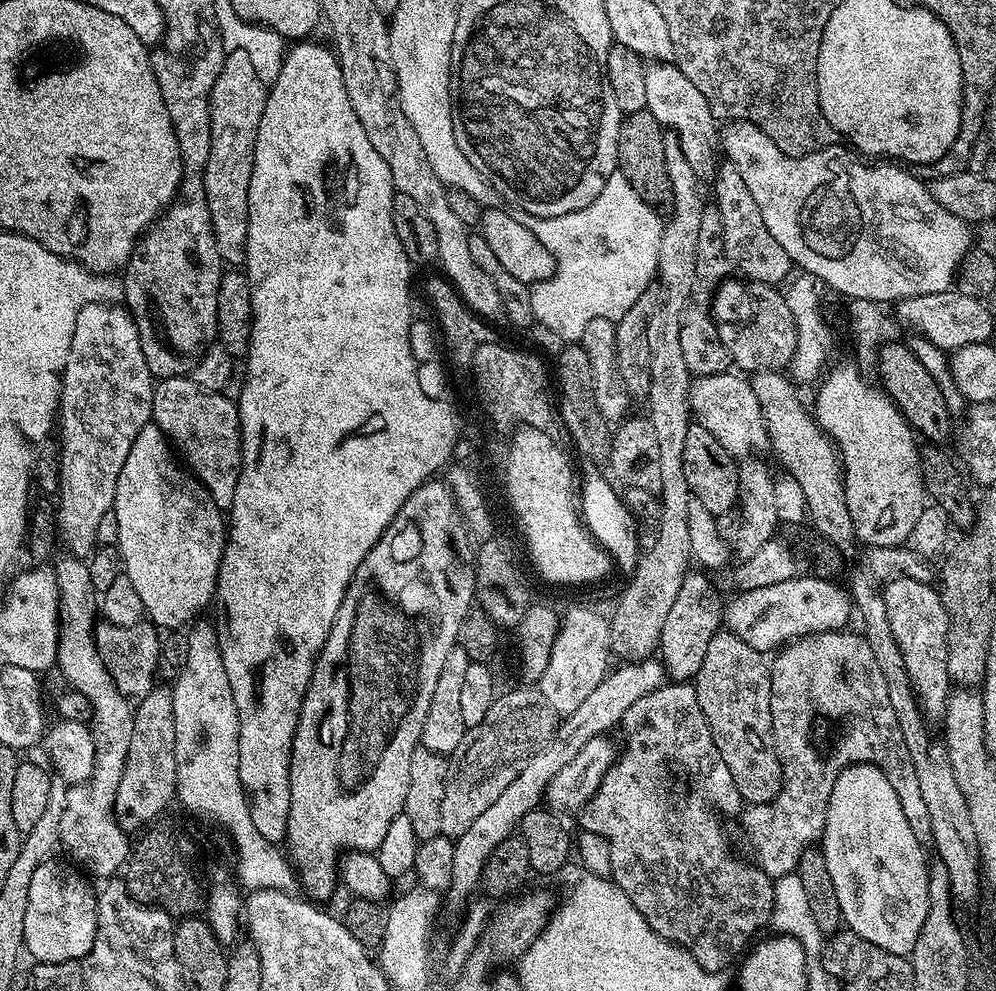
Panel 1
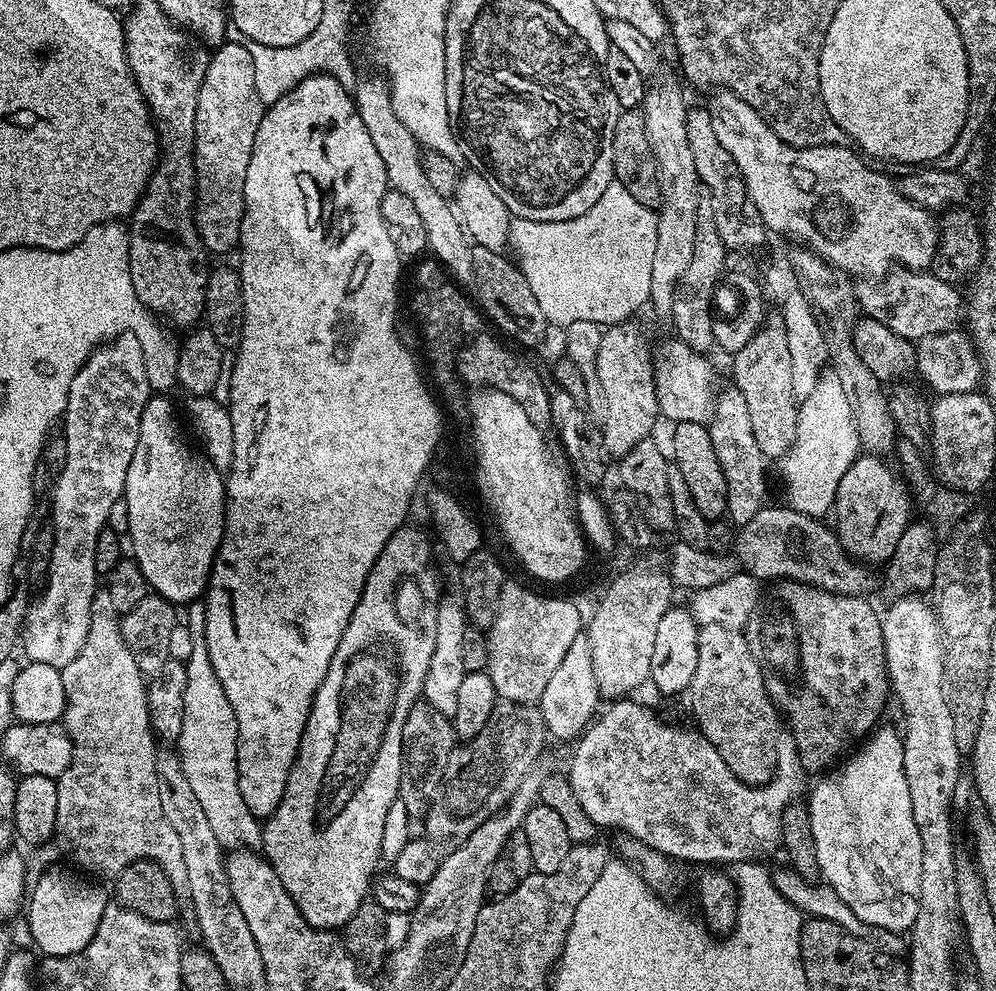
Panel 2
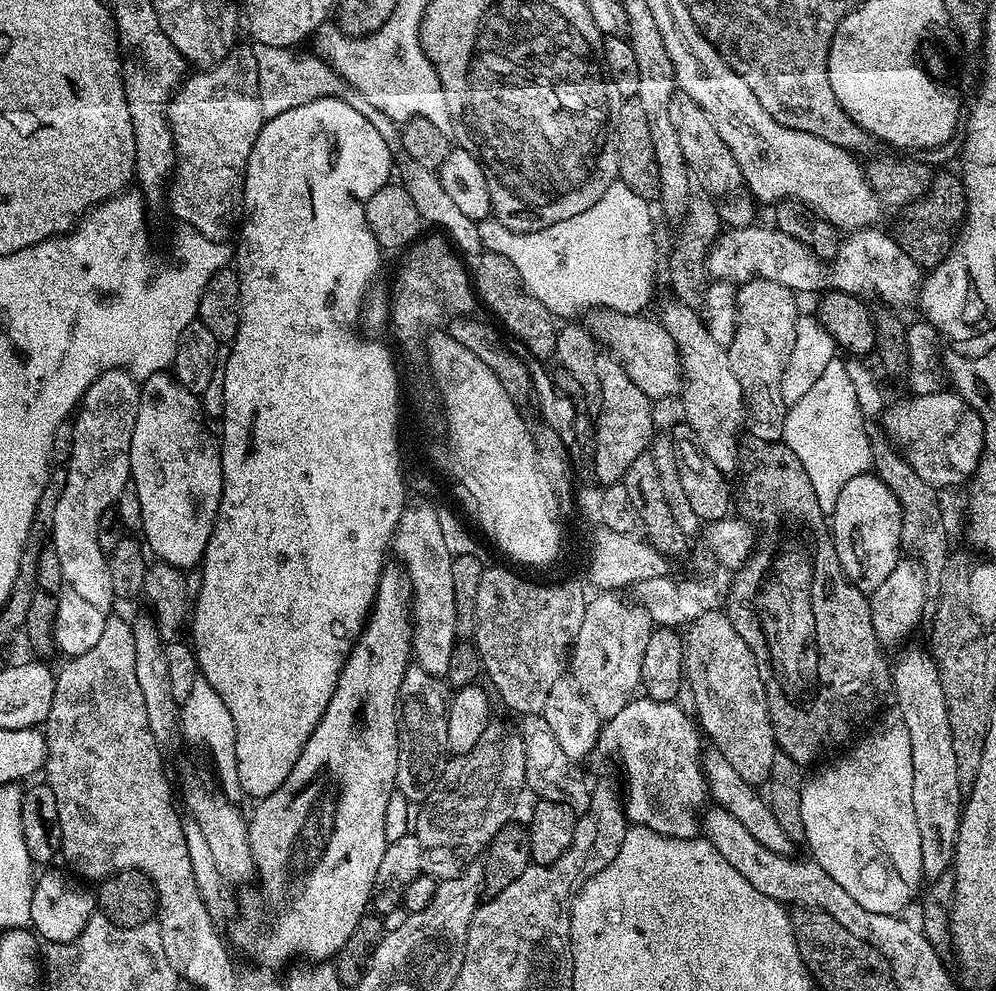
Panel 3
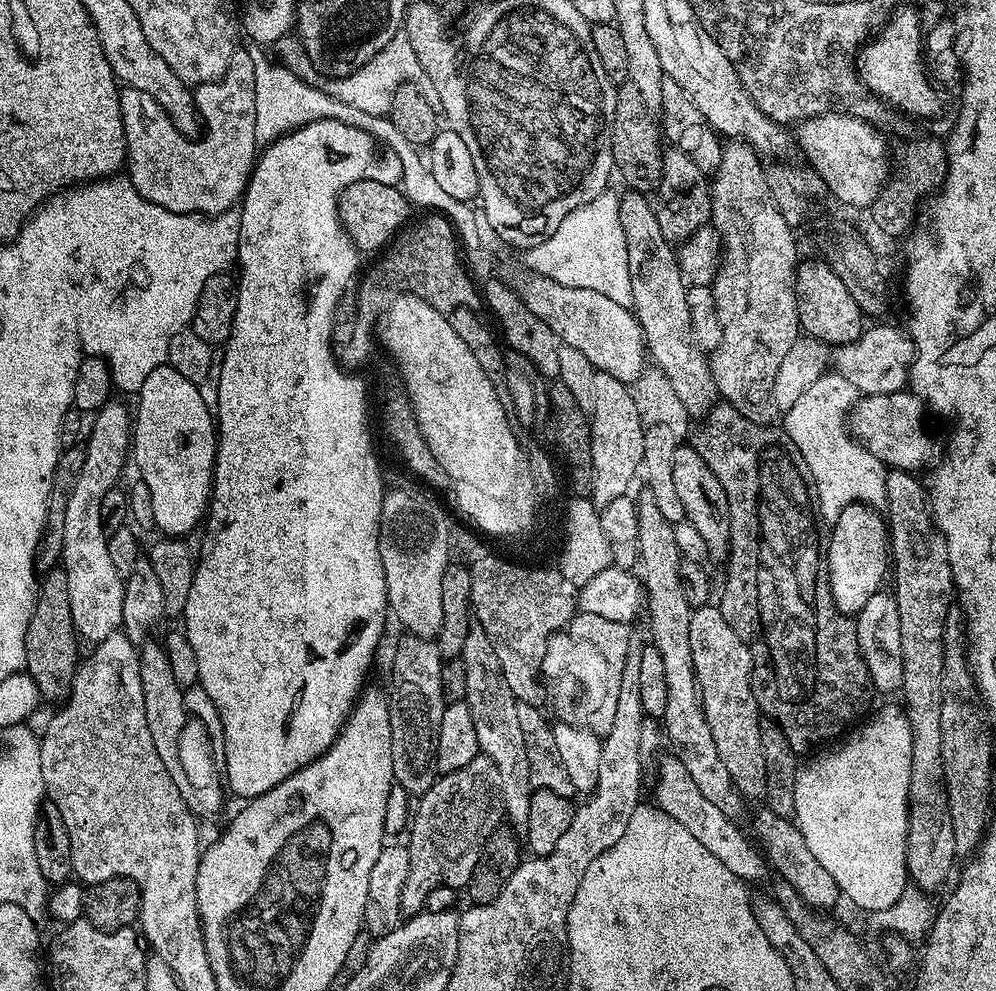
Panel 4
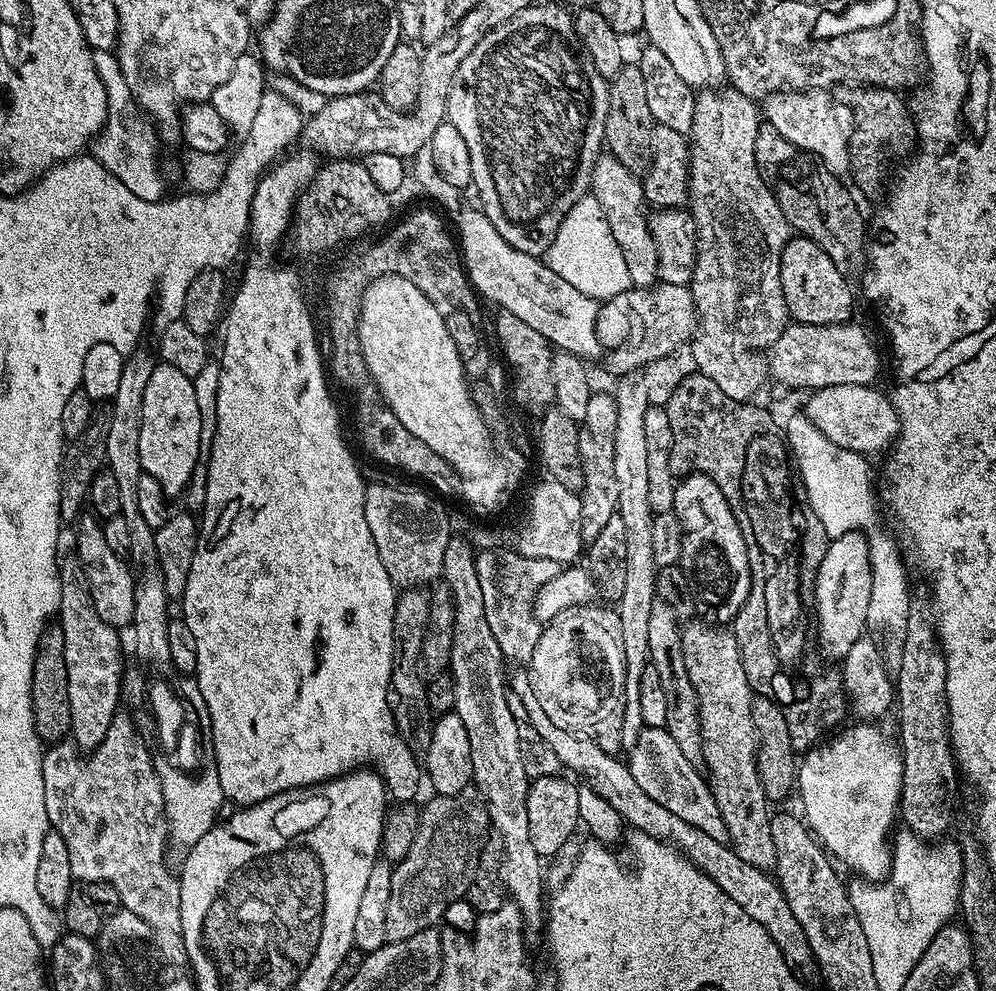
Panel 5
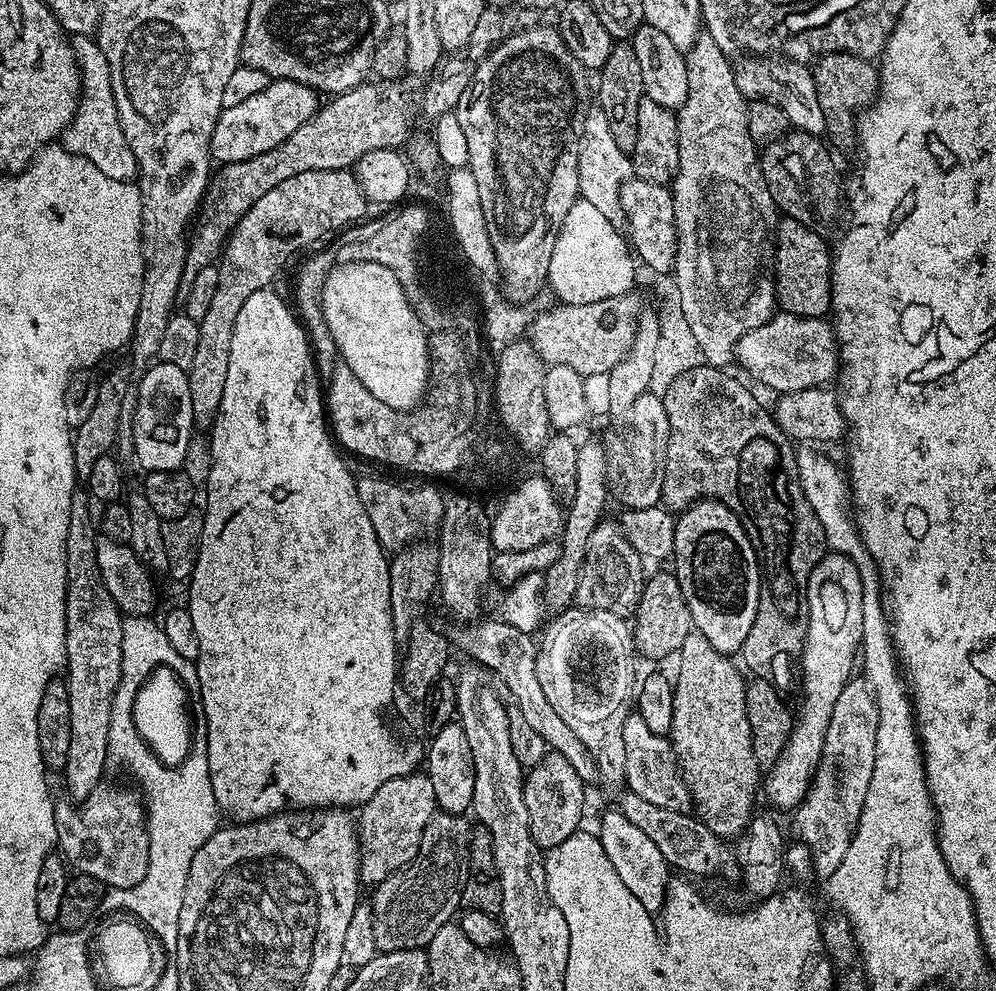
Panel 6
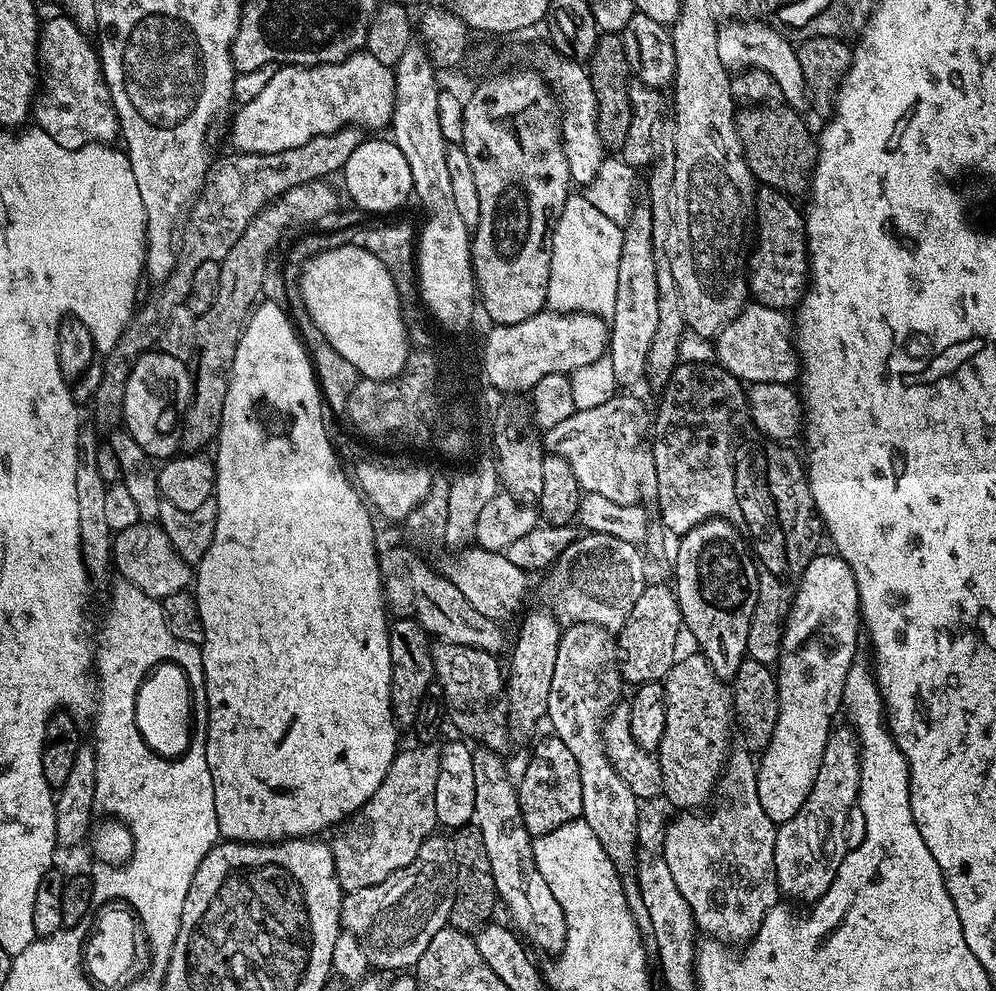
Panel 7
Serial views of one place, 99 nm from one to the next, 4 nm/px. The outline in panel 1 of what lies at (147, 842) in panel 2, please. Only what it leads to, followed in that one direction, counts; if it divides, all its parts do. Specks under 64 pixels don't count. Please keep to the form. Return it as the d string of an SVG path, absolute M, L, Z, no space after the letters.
M71 554L65 557L65 560L54 568L60 591L60 641L56 651L56 664L61 674L68 679L67 687L84 695L93 708L90 727L96 757L90 778L81 784L71 785L66 794L66 810L62 810L60 823L60 848L68 851L73 856L71 859L85 873L93 872L96 876L112 878L123 869L130 855L129 833L123 832L116 824L112 807L130 750L134 708L129 697L123 696L116 689L116 683L108 673L108 665L100 657L96 645L98 593L94 582L90 582L87 563Z

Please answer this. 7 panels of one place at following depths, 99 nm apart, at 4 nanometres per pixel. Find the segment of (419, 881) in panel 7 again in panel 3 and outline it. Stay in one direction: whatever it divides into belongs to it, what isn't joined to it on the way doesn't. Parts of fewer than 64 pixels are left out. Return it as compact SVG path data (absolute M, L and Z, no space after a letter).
M490 722L486 730L482 730L482 738L478 738L474 750L466 750L466 754L449 759L432 792L419 805L420 813L417 816L415 813L414 835L424 848L422 866L424 872L436 877L437 881L448 880L468 867L487 849L494 834L498 834L502 826L513 823L516 799L519 798L520 791L525 791L526 750L522 746L520 733L513 725L511 728L508 724L496 723Z

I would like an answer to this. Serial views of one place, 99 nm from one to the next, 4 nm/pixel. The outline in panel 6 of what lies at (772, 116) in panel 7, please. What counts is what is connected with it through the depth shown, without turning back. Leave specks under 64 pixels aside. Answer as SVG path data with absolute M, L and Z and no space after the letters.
M789 130L763 145L758 156L760 169L777 209L784 216L817 230L825 230L839 218L840 208L842 212L842 176L840 180L840 172L831 154L829 145L819 135L797 130Z

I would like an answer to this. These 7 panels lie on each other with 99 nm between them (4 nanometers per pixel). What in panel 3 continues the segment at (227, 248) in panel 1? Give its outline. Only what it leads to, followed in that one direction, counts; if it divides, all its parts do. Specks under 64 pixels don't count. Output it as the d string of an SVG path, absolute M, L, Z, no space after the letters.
M251 47L233 48L222 62L212 68L193 71L176 89L176 95L168 104L168 124L176 143L176 171L170 177L166 204L172 207L172 212L180 219L181 225L197 228L206 238L221 242L227 241L231 232L233 235L242 216L244 175L250 150L254 150L254 142L265 119L258 94L258 62Z

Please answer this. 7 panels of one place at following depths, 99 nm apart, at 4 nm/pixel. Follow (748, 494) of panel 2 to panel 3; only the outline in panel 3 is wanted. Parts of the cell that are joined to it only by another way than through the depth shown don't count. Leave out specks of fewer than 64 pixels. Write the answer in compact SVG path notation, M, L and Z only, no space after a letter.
M671 302L664 308L664 313L658 316L664 329L674 338L674 346L680 352L682 369L682 397L684 396L683 423L692 428L692 434L701 450L725 474L735 473L740 468L742 439L740 428L746 424L746 409L742 386L738 386L738 378L734 378L734 370L730 366L728 349L718 346L704 325L697 311L685 304Z

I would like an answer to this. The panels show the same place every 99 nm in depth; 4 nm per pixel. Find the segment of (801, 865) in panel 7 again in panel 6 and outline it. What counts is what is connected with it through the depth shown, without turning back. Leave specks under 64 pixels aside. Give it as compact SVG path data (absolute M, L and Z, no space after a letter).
M853 678L842 690L842 694L838 694L838 702L834 702L834 714L830 714L830 726L826 726L826 742L822 746L822 754L820 755L820 765L816 768L816 772L812 775L812 784L808 788L808 792L804 796L804 801L794 809L796 816L796 828L800 831L798 836L799 843L804 844L810 850L812 855L812 872L815 875L835 877L838 866L842 866L842 858L846 858L846 850L852 841L852 834L856 830L856 825L860 823L860 811L864 809L864 799L866 798L866 790L870 786L870 774L874 774L874 746L876 745L876 735L878 734L878 706L876 700L872 696L872 692L868 689L868 685L863 679Z

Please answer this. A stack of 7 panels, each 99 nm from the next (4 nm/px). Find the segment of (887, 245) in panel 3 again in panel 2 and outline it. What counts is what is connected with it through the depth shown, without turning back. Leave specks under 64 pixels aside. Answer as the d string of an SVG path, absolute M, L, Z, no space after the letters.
M900 268L880 279L865 279L856 284L856 301L863 315L873 316L882 326L894 330L902 338L918 341L928 334L951 332L962 320L962 292L955 284L947 284L928 270Z

